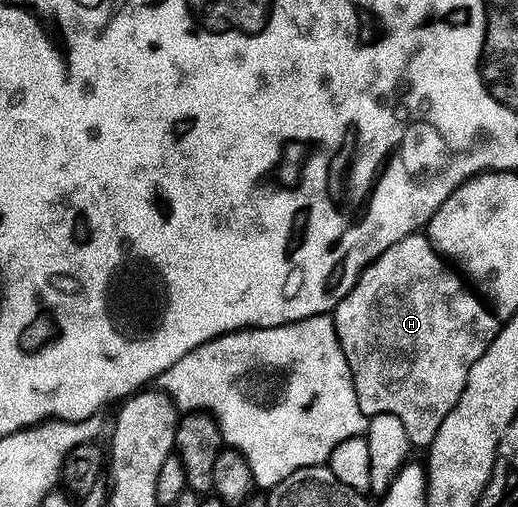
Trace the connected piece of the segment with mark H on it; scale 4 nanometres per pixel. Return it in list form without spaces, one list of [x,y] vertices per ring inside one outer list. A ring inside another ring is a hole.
[[[425,234],[395,242],[395,246],[366,264],[355,286],[351,286],[331,315],[337,341],[351,370],[359,410],[367,417],[395,415],[403,422],[413,446],[427,446],[433,441],[439,426],[443,426],[443,418],[459,402],[471,366],[483,358],[483,350],[491,346],[499,327],[484,299],[429,245]]]

